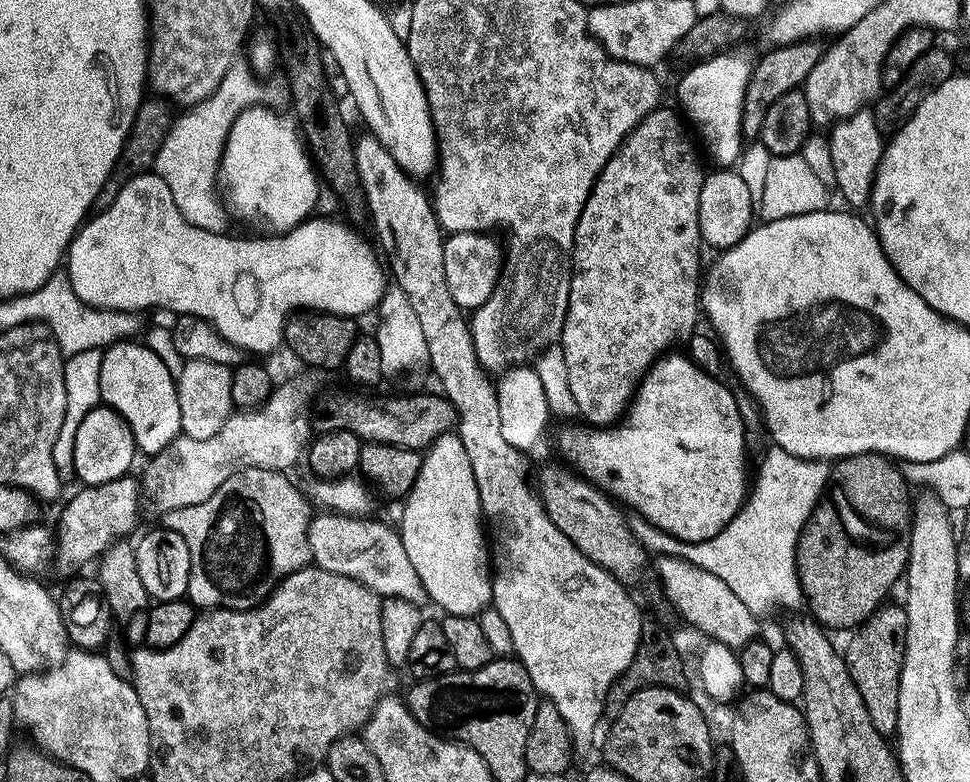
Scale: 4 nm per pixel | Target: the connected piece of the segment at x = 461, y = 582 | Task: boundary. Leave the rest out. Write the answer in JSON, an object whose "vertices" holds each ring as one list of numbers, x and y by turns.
{"vertices":[[455,431,443,432,427,448,420,461,418,478,403,504,404,513,400,516,398,531,402,546,406,546,406,558,414,562,414,570,418,570,427,597,438,607,445,608,443,611,450,616,476,616,483,612,492,603,490,548,486,543,486,528,482,523,474,466,459,434]]}

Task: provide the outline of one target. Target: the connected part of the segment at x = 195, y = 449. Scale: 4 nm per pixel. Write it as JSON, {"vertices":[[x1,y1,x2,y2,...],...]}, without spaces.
{"vertices":[[296,376,281,388,280,385,273,387,271,396,260,407,233,411,226,418,222,430,210,438,177,436,170,446,166,446,166,450,147,461,144,480,142,476,143,495,156,496,157,513,163,514,206,502,206,498,210,498,210,494,214,494,214,490,218,490,226,478,247,468,284,472,299,460,301,463,313,435,308,411,314,408,312,395,315,392,316,384,310,377]]}

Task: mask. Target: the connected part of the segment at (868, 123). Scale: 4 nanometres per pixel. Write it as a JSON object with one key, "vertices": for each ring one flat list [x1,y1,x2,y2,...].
{"vertices":[[871,111,856,112,847,120,838,120,831,125,828,136,828,160,832,163,832,176,836,179,836,188,844,195,845,205,860,210,872,199,872,183,880,159,884,156,885,133,878,130,875,115]]}

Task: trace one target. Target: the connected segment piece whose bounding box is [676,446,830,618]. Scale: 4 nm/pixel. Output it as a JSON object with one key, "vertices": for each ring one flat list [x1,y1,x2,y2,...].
{"vertices":[[777,446,769,449,760,469,757,472,755,469,751,495,745,499,740,513,714,538,702,542,680,540,680,548,676,548,676,556,722,578,722,582,726,582,726,586,730,586,730,590,738,594,742,606,749,608,757,618,764,618,767,612,772,612,775,608,796,608,799,604,801,607,800,579,796,576,796,547,810,514,830,484,830,468,825,461,807,460]]}

